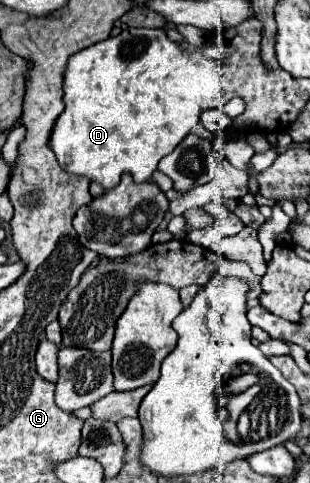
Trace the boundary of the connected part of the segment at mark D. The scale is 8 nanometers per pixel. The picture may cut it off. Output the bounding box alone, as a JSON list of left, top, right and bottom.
[50,28,207,190]

